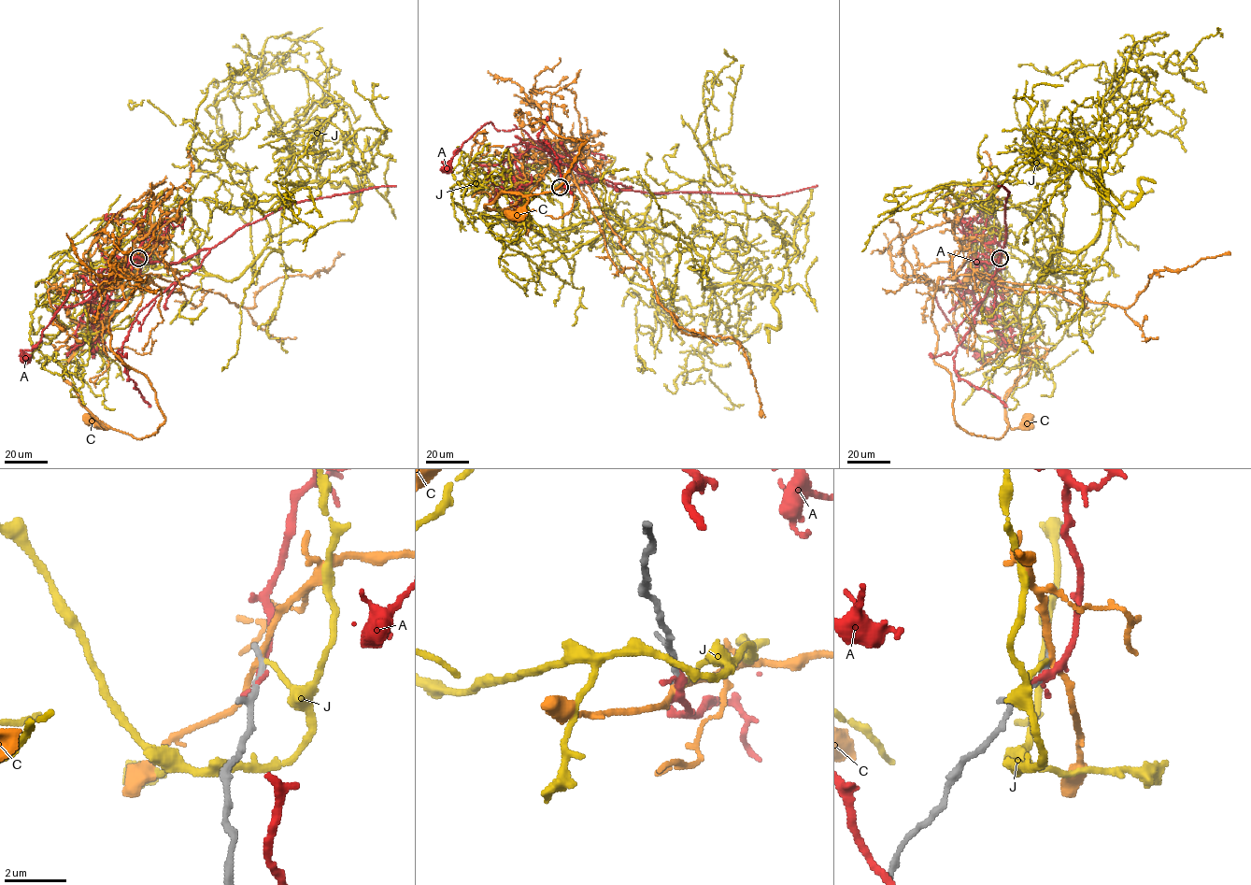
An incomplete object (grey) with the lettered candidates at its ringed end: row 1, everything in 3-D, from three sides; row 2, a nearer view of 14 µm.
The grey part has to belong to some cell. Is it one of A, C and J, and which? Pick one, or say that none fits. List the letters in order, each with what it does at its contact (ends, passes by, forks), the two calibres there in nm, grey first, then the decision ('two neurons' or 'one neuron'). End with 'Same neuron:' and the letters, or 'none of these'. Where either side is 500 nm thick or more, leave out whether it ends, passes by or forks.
A: it ends | 220/300 nm | two neurons
C: it passes by | 180/170 nm | two neurons
J: it ends | 200/140 nm | two neurons
Same neuron: none of these

